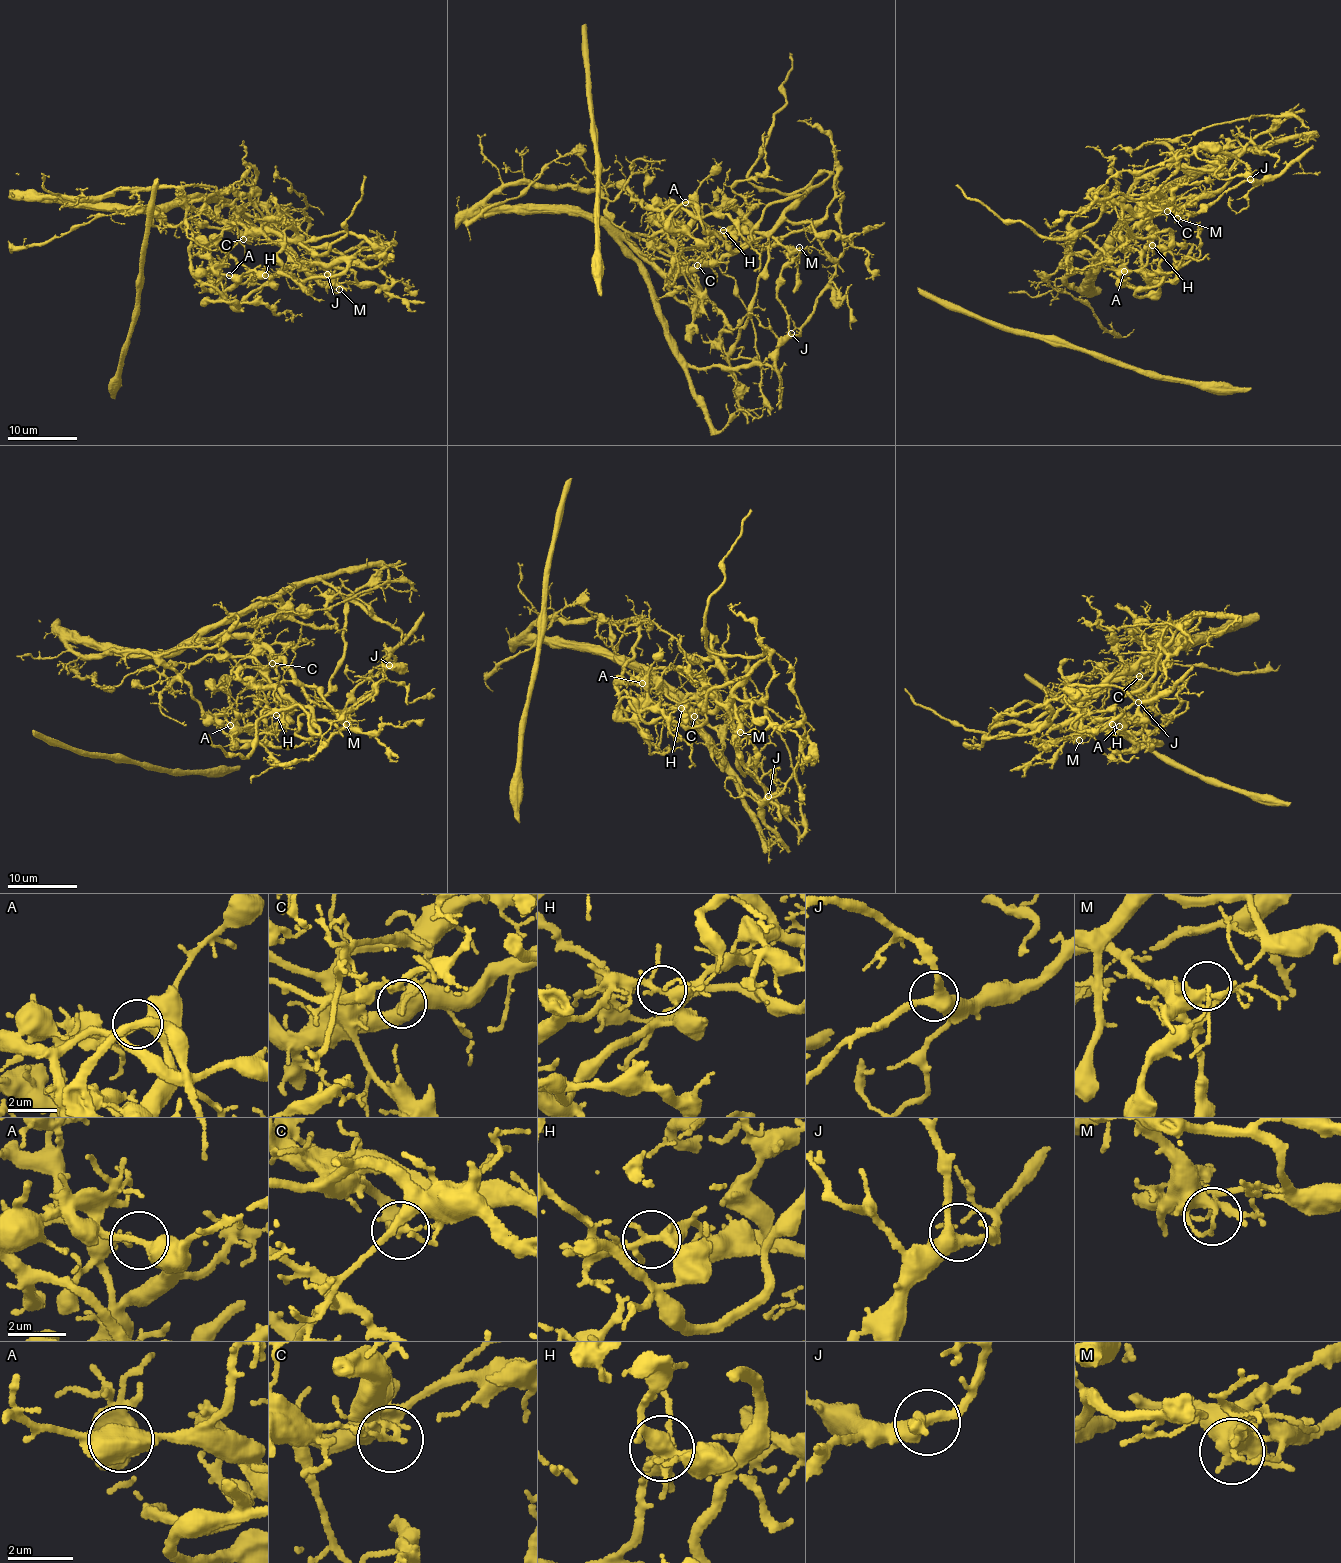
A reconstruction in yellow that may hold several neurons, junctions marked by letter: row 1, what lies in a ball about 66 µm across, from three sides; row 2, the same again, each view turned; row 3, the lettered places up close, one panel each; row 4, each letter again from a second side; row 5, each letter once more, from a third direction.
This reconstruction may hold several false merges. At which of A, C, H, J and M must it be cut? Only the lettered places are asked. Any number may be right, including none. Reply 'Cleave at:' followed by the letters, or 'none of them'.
Cleave at: C, M

